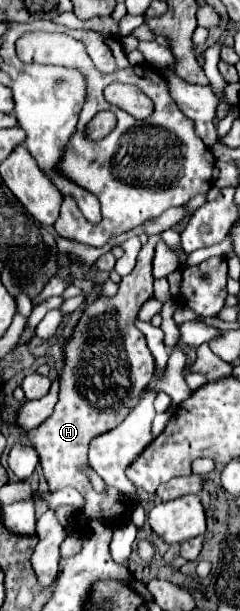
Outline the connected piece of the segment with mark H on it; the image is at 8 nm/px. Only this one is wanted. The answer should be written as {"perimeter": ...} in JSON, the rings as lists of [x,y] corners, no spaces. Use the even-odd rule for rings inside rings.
{"perimeter":[[[152,235],[148,243],[142,245],[134,271],[122,277],[120,289],[114,297],[98,297],[94,303],[84,307],[84,313],[76,323],[72,337],[64,345],[64,365],[58,377],[60,391],[54,413],[46,423],[28,433],[28,439],[40,457],[40,467],[50,491],[74,487],[84,497],[84,507],[80,509],[76,519],[76,525],[80,529],[90,521],[102,521],[110,527],[116,527],[128,521],[134,507],[132,499],[138,503],[156,501],[156,495],[146,493],[144,489],[136,489],[132,497],[114,487],[106,487],[102,493],[94,491],[90,477],[80,469],[88,465],[90,441],[118,427],[140,403],[142,391],[154,377],[154,357],[146,345],[144,335],[136,329],[134,323],[140,307],[154,293],[152,251],[158,239],[158,235]]]}

